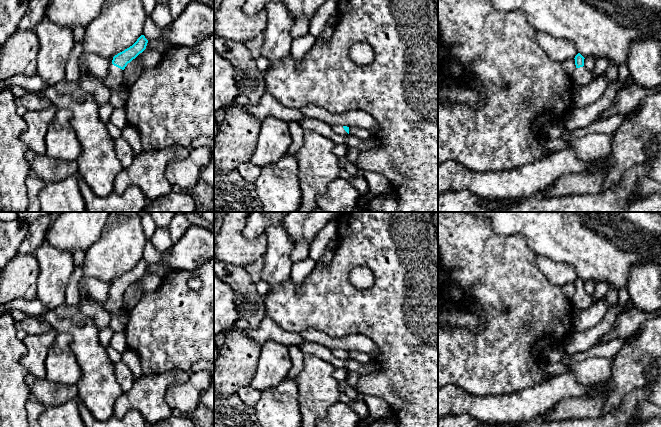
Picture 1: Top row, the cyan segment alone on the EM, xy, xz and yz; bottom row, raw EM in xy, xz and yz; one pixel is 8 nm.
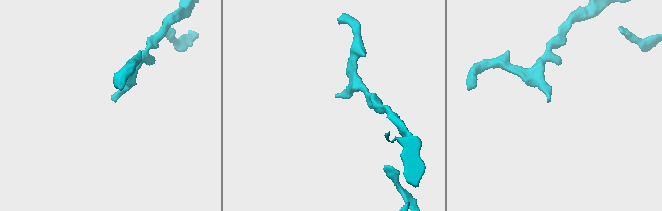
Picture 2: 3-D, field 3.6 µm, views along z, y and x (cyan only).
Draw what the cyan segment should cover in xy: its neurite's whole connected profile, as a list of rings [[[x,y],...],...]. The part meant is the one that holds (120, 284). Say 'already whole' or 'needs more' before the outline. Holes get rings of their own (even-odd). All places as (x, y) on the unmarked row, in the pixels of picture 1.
needs more; [[[141,259],[132,270],[113,281],[107,300],[103,303],[108,312],[114,313],[124,308],[123,294],[128,287],[146,273],[147,267],[148,264]]]

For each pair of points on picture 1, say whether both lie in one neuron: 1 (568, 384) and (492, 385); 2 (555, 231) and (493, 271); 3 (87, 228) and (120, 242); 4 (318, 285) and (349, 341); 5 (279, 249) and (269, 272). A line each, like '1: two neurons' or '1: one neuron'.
1: two neurons
2: two neurons
3: two neurons
4: two neurons
5: one neuron

